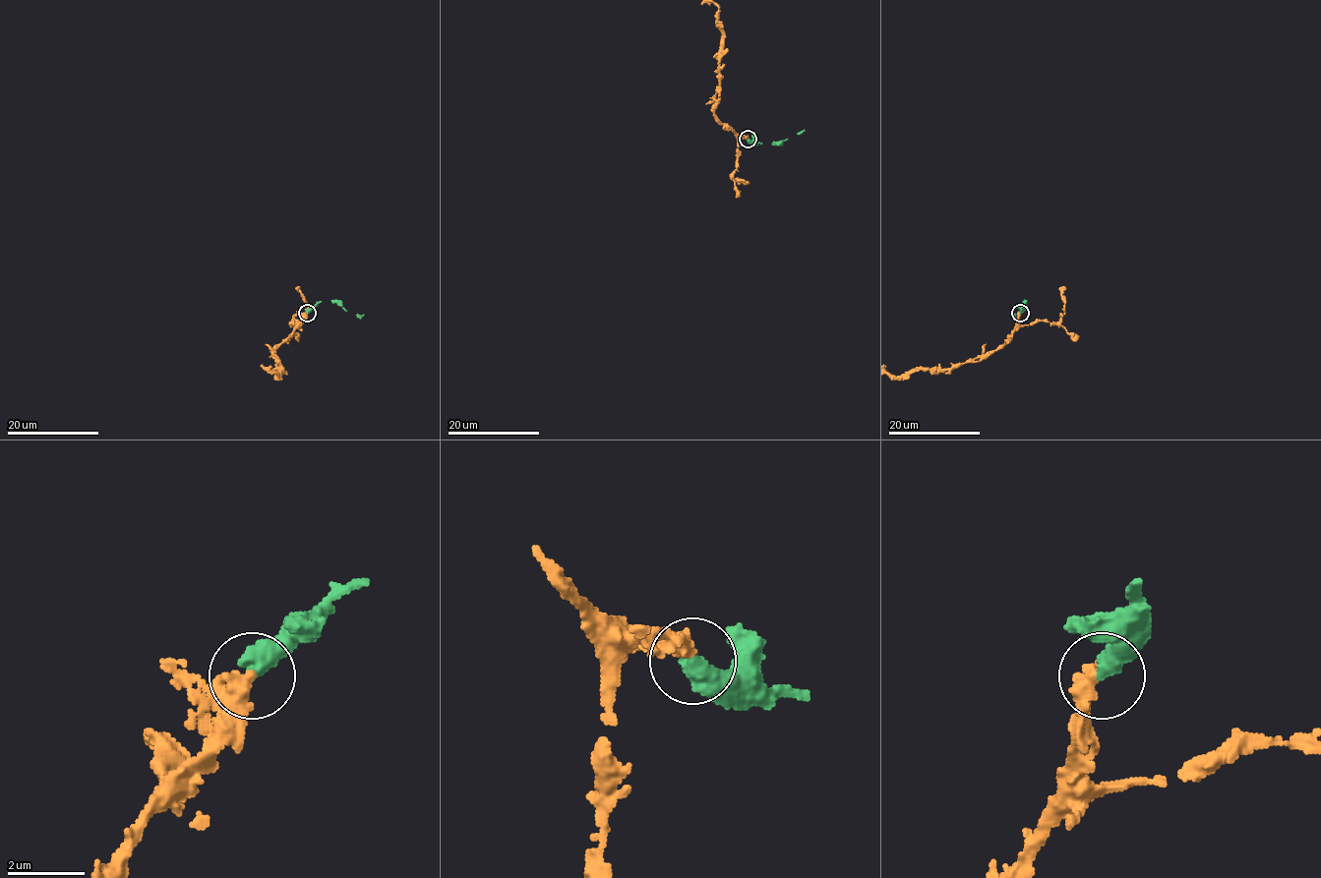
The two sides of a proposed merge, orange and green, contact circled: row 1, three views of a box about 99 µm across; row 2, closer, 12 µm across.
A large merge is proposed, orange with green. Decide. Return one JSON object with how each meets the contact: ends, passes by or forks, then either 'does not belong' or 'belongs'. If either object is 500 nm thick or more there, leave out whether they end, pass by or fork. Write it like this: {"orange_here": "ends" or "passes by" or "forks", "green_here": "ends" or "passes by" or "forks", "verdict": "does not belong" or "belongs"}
{"verdict": "belongs"}

